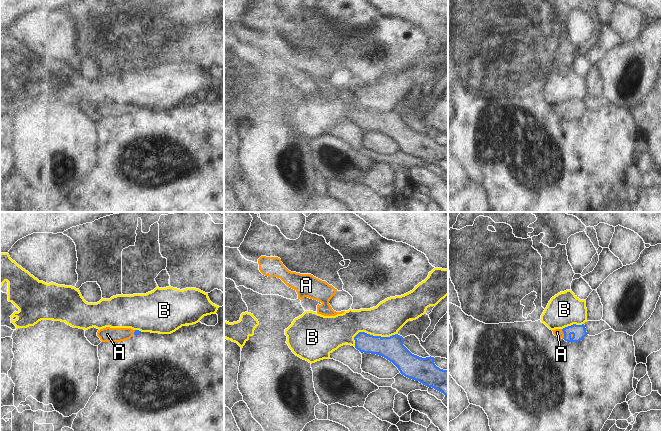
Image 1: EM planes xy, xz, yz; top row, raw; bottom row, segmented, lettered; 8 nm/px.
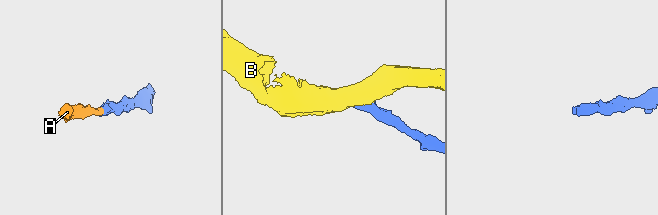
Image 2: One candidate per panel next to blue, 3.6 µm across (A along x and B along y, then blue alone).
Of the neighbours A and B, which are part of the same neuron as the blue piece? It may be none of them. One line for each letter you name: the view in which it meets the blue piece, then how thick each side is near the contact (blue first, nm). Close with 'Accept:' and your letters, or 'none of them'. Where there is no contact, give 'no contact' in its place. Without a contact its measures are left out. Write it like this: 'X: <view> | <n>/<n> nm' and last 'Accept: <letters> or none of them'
A: yz | 110/60 nm
Accept: A

